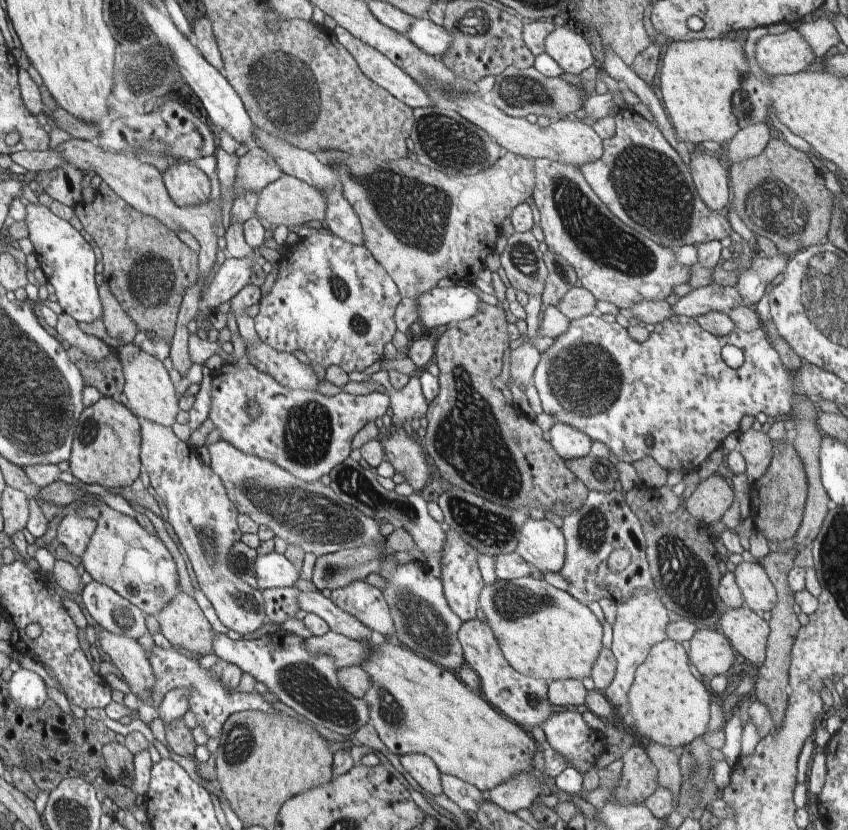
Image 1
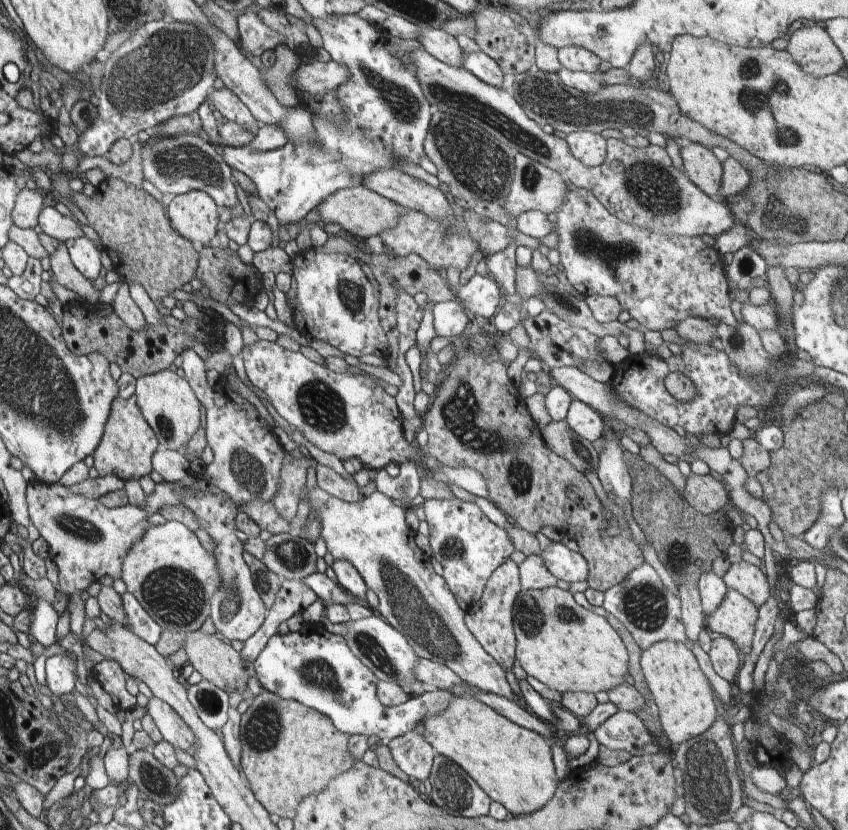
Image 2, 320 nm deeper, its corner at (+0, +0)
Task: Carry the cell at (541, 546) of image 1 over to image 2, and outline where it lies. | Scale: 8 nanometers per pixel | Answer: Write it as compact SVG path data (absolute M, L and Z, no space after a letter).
M551 542L548 548L541 551L540 556L546 568L557 579L571 583L584 582L588 578L587 560L579 552L572 551L561 542Z

